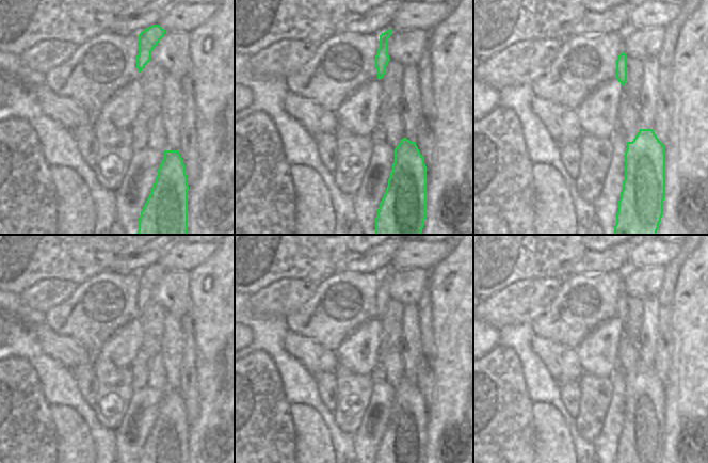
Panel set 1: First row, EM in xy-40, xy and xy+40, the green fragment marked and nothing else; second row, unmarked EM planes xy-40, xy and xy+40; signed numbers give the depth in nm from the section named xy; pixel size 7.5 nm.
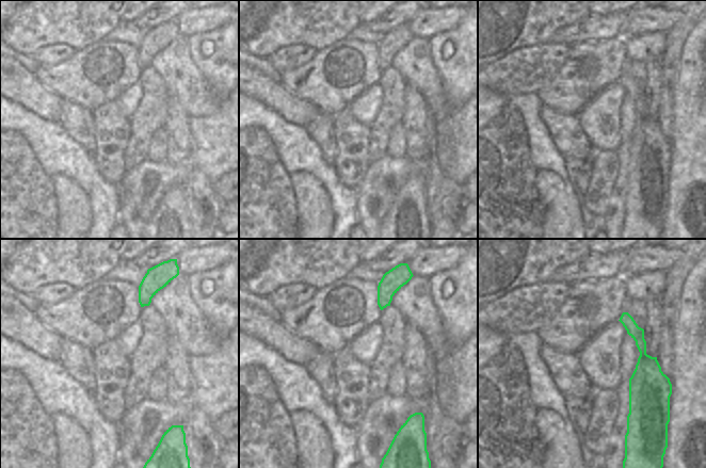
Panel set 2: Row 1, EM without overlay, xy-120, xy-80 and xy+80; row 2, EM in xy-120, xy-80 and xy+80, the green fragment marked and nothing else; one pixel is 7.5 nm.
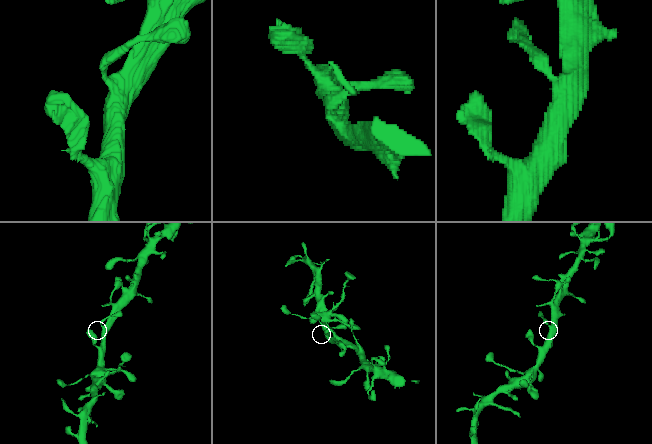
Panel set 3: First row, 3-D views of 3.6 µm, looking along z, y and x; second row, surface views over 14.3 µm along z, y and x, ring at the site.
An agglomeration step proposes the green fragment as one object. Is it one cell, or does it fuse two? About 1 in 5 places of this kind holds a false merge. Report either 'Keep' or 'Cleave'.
Keep

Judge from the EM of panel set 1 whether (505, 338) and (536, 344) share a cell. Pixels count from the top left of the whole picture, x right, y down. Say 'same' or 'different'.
different

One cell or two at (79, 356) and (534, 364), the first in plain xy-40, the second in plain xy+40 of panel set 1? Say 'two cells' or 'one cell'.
two cells

